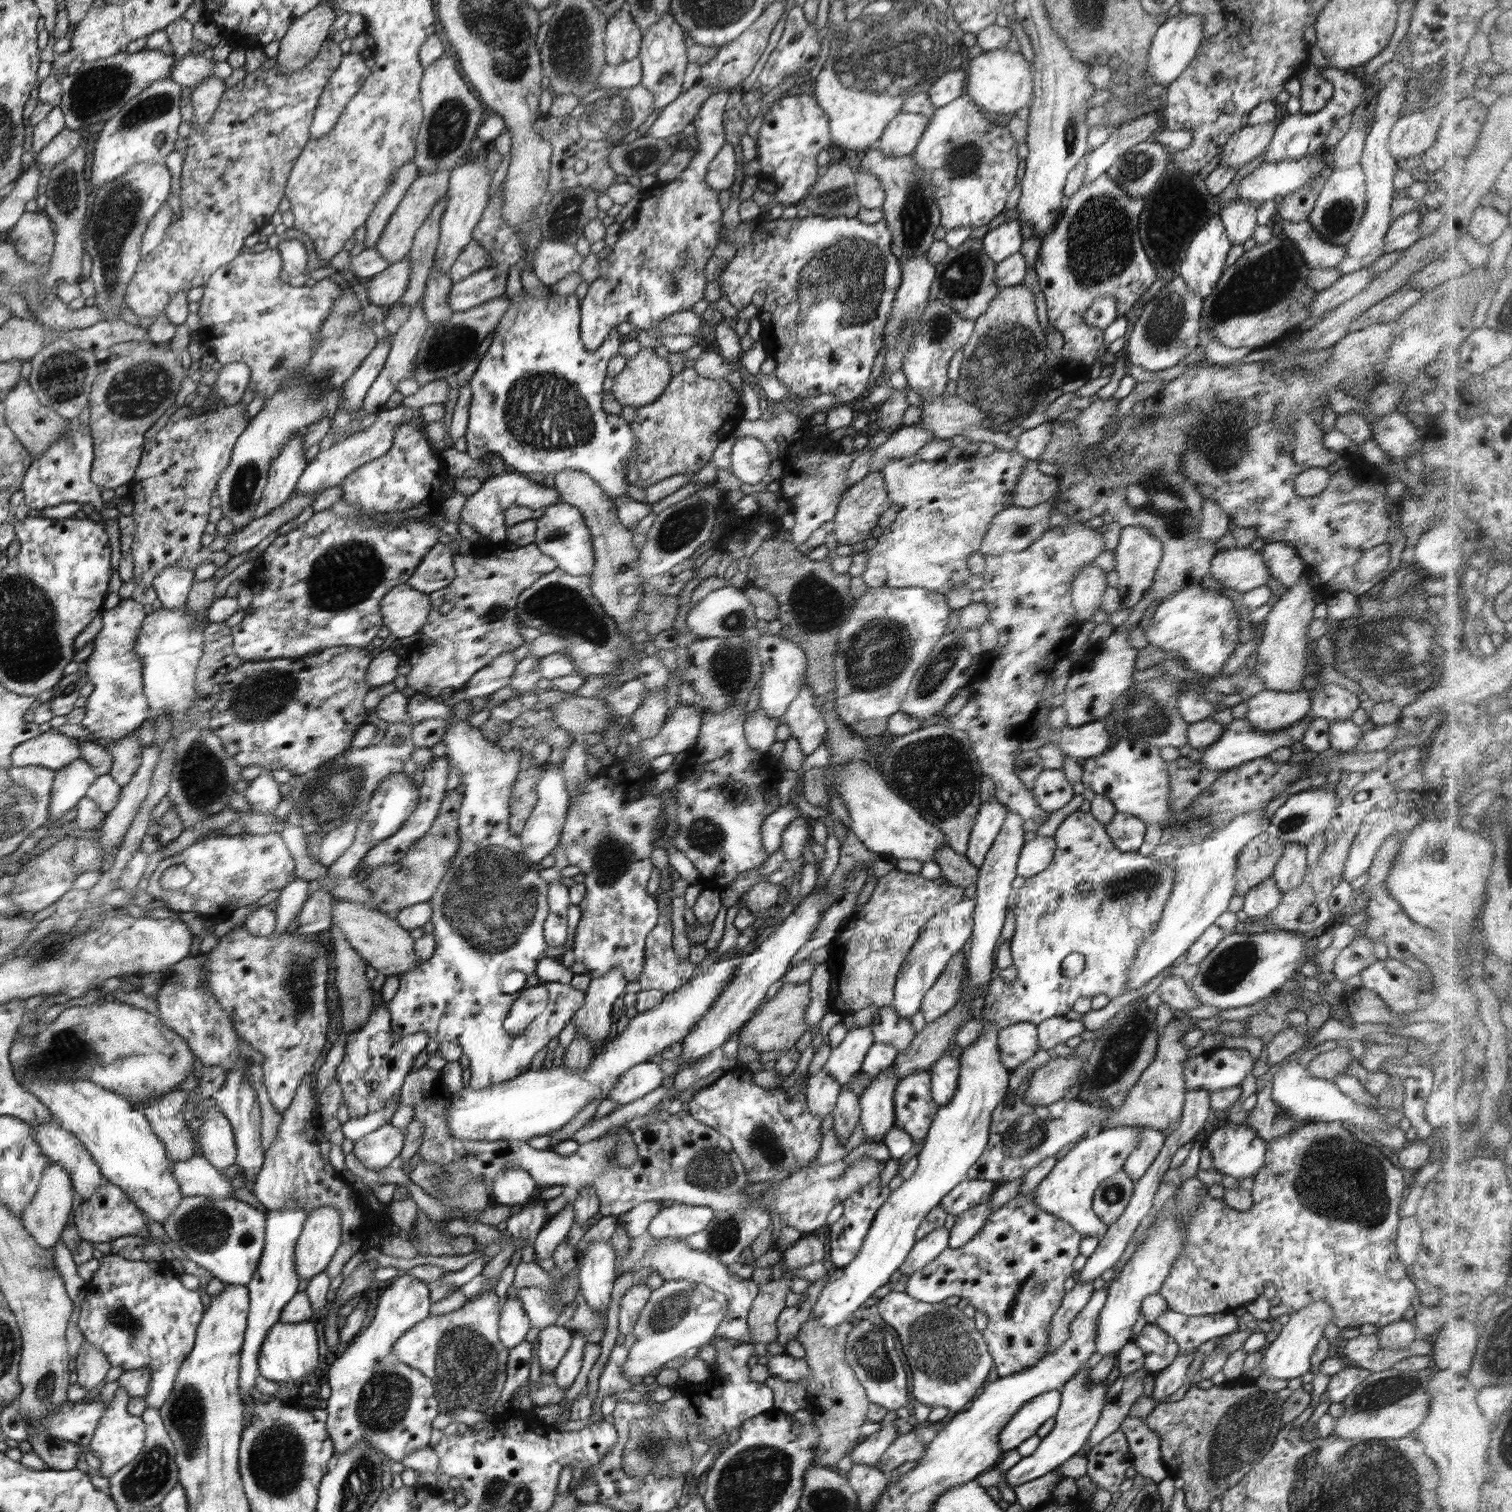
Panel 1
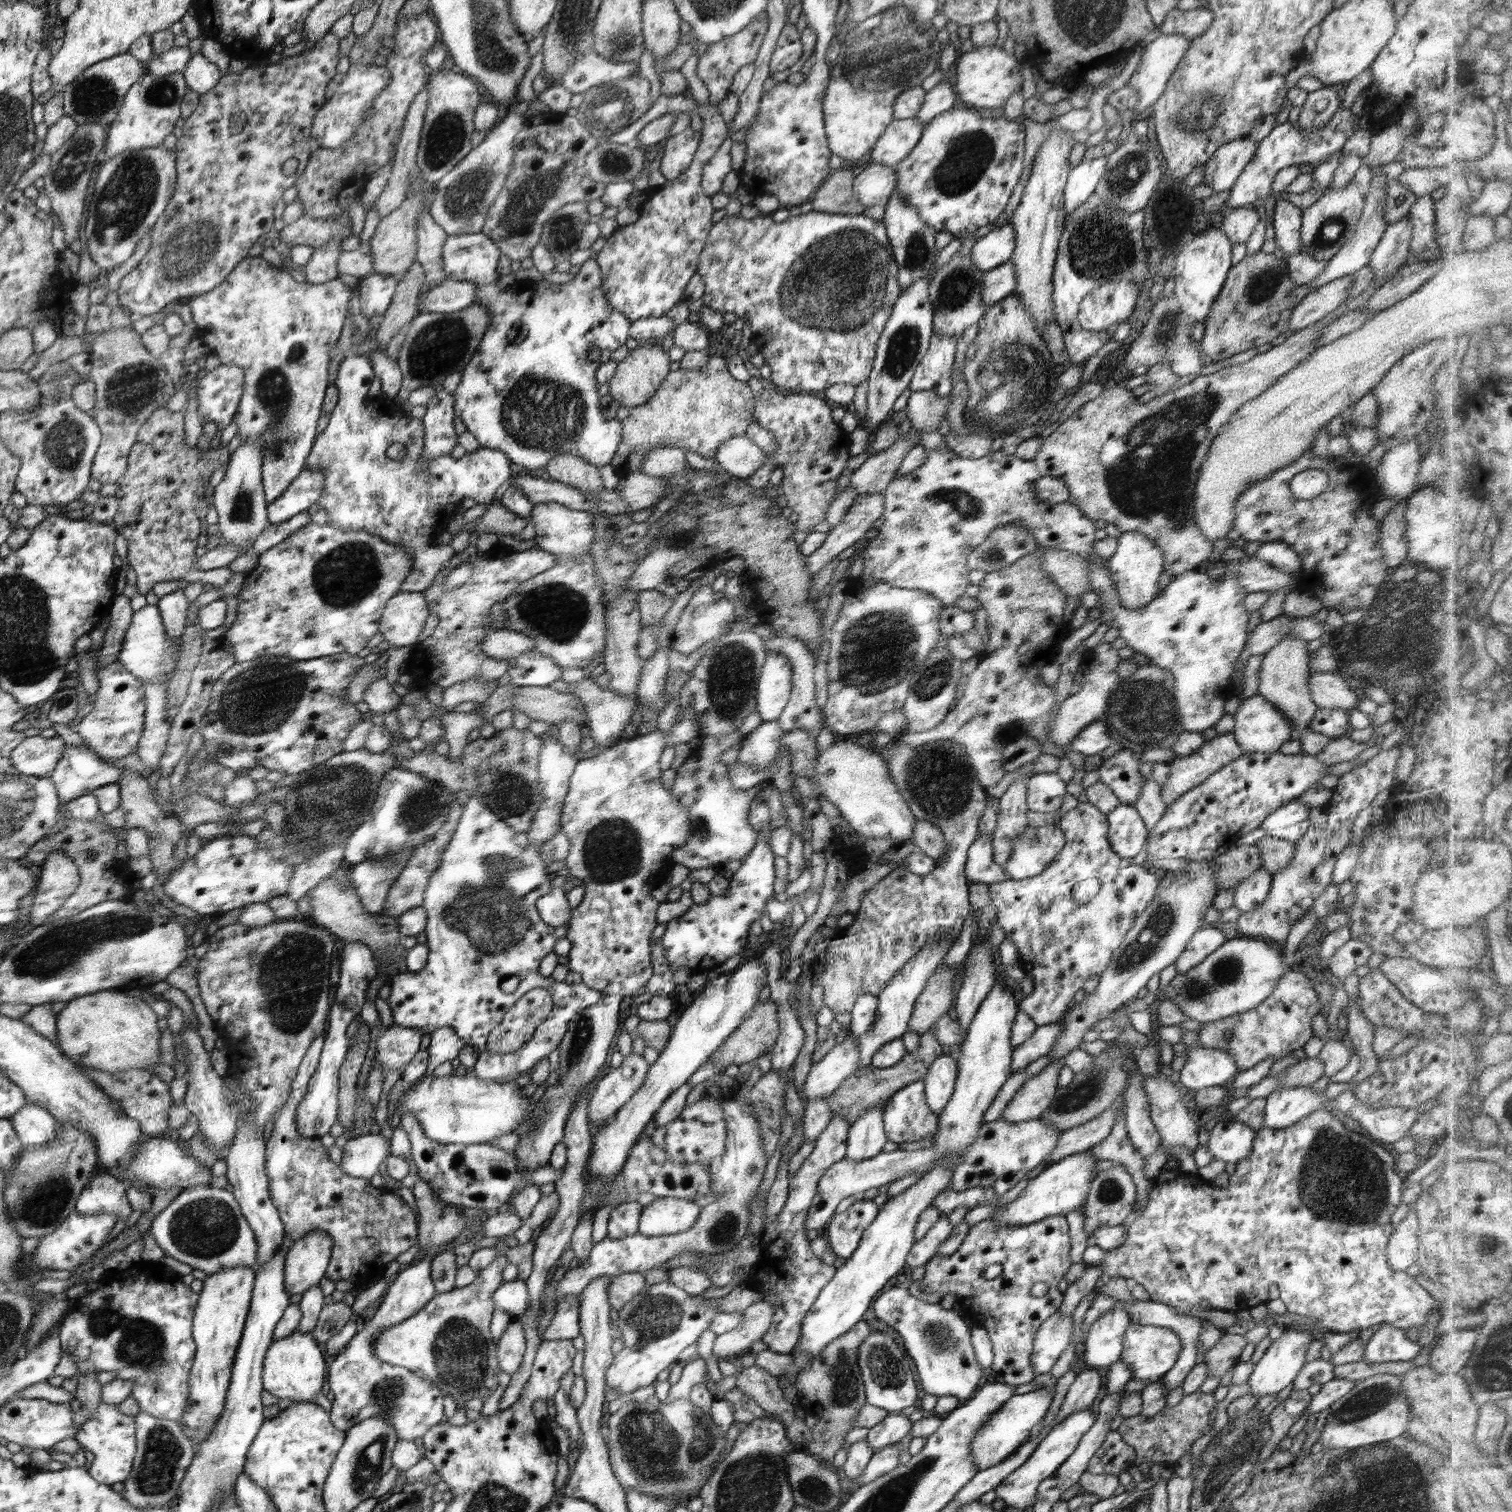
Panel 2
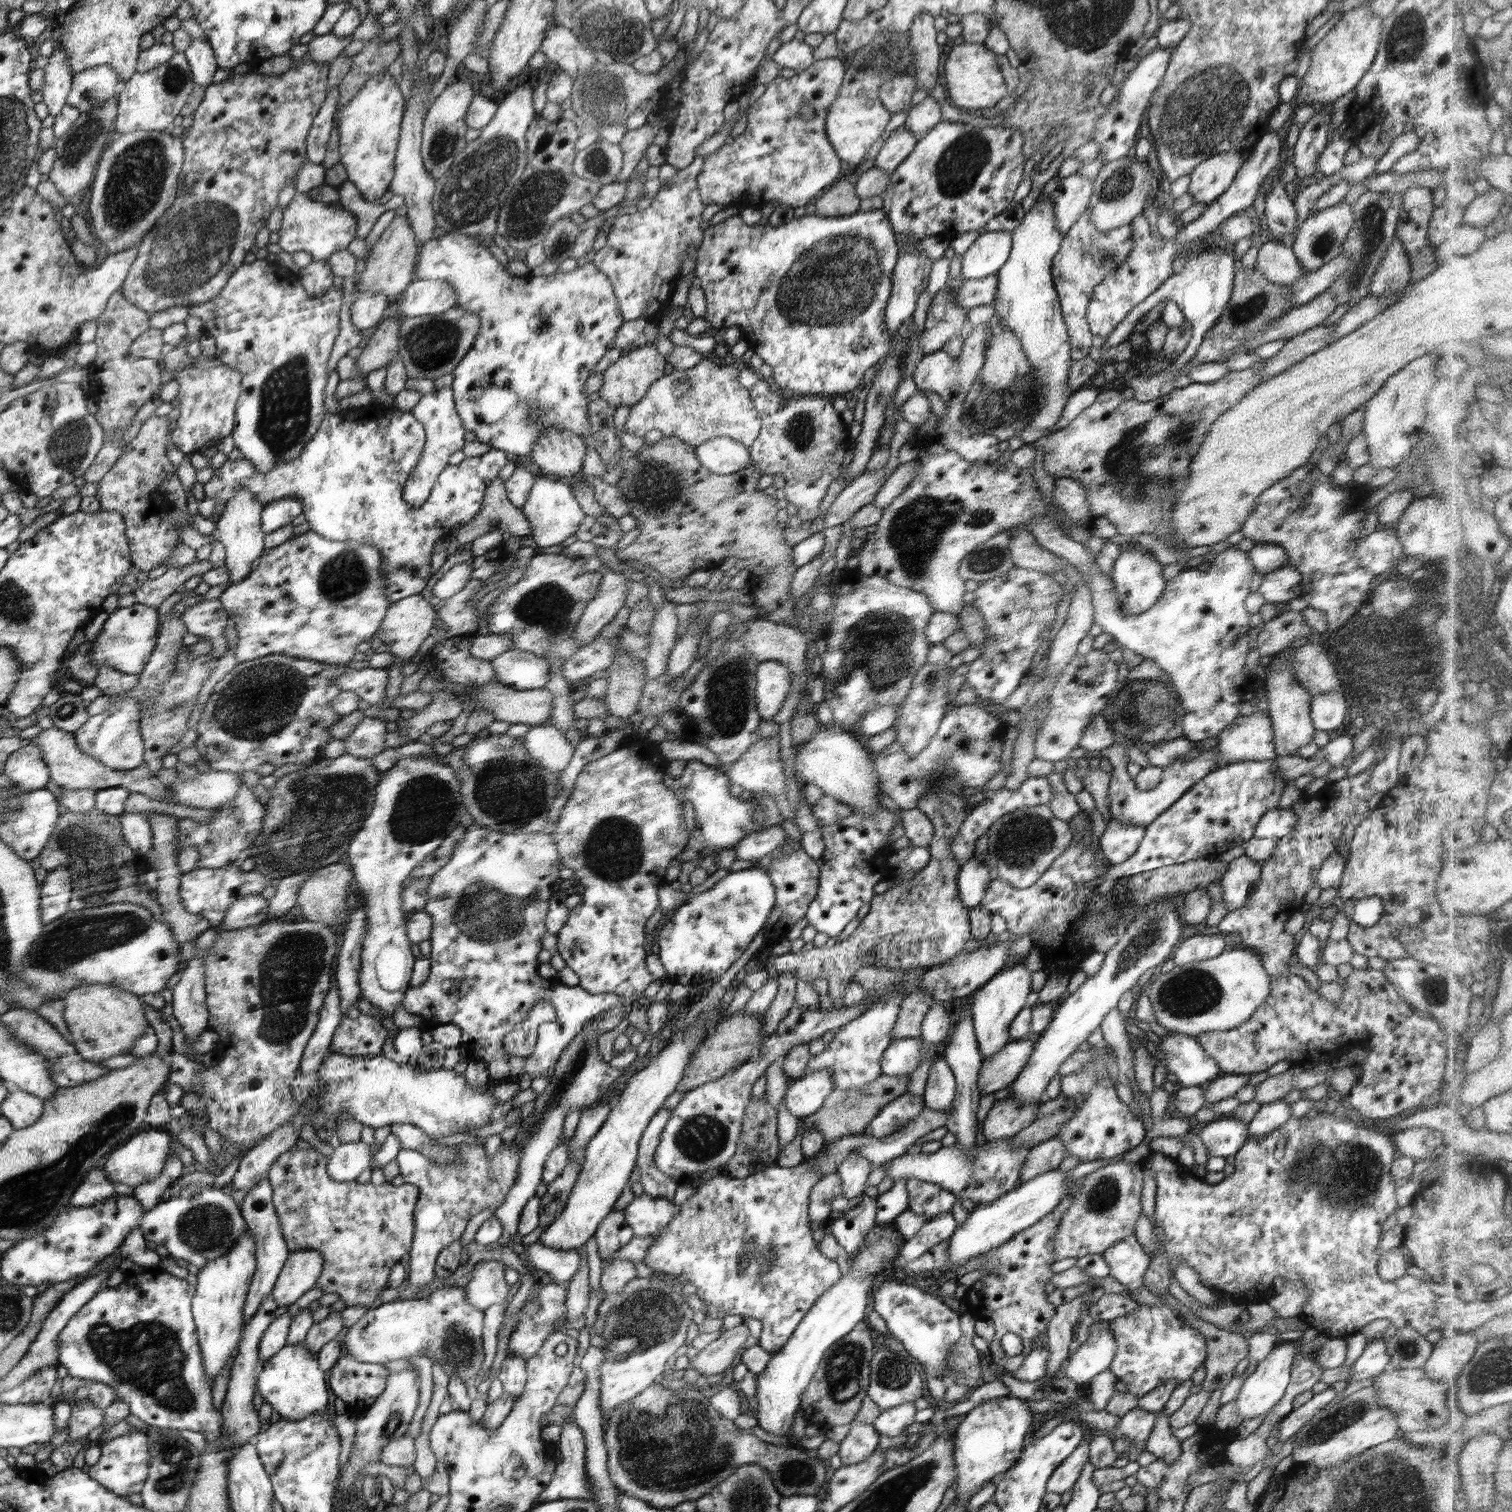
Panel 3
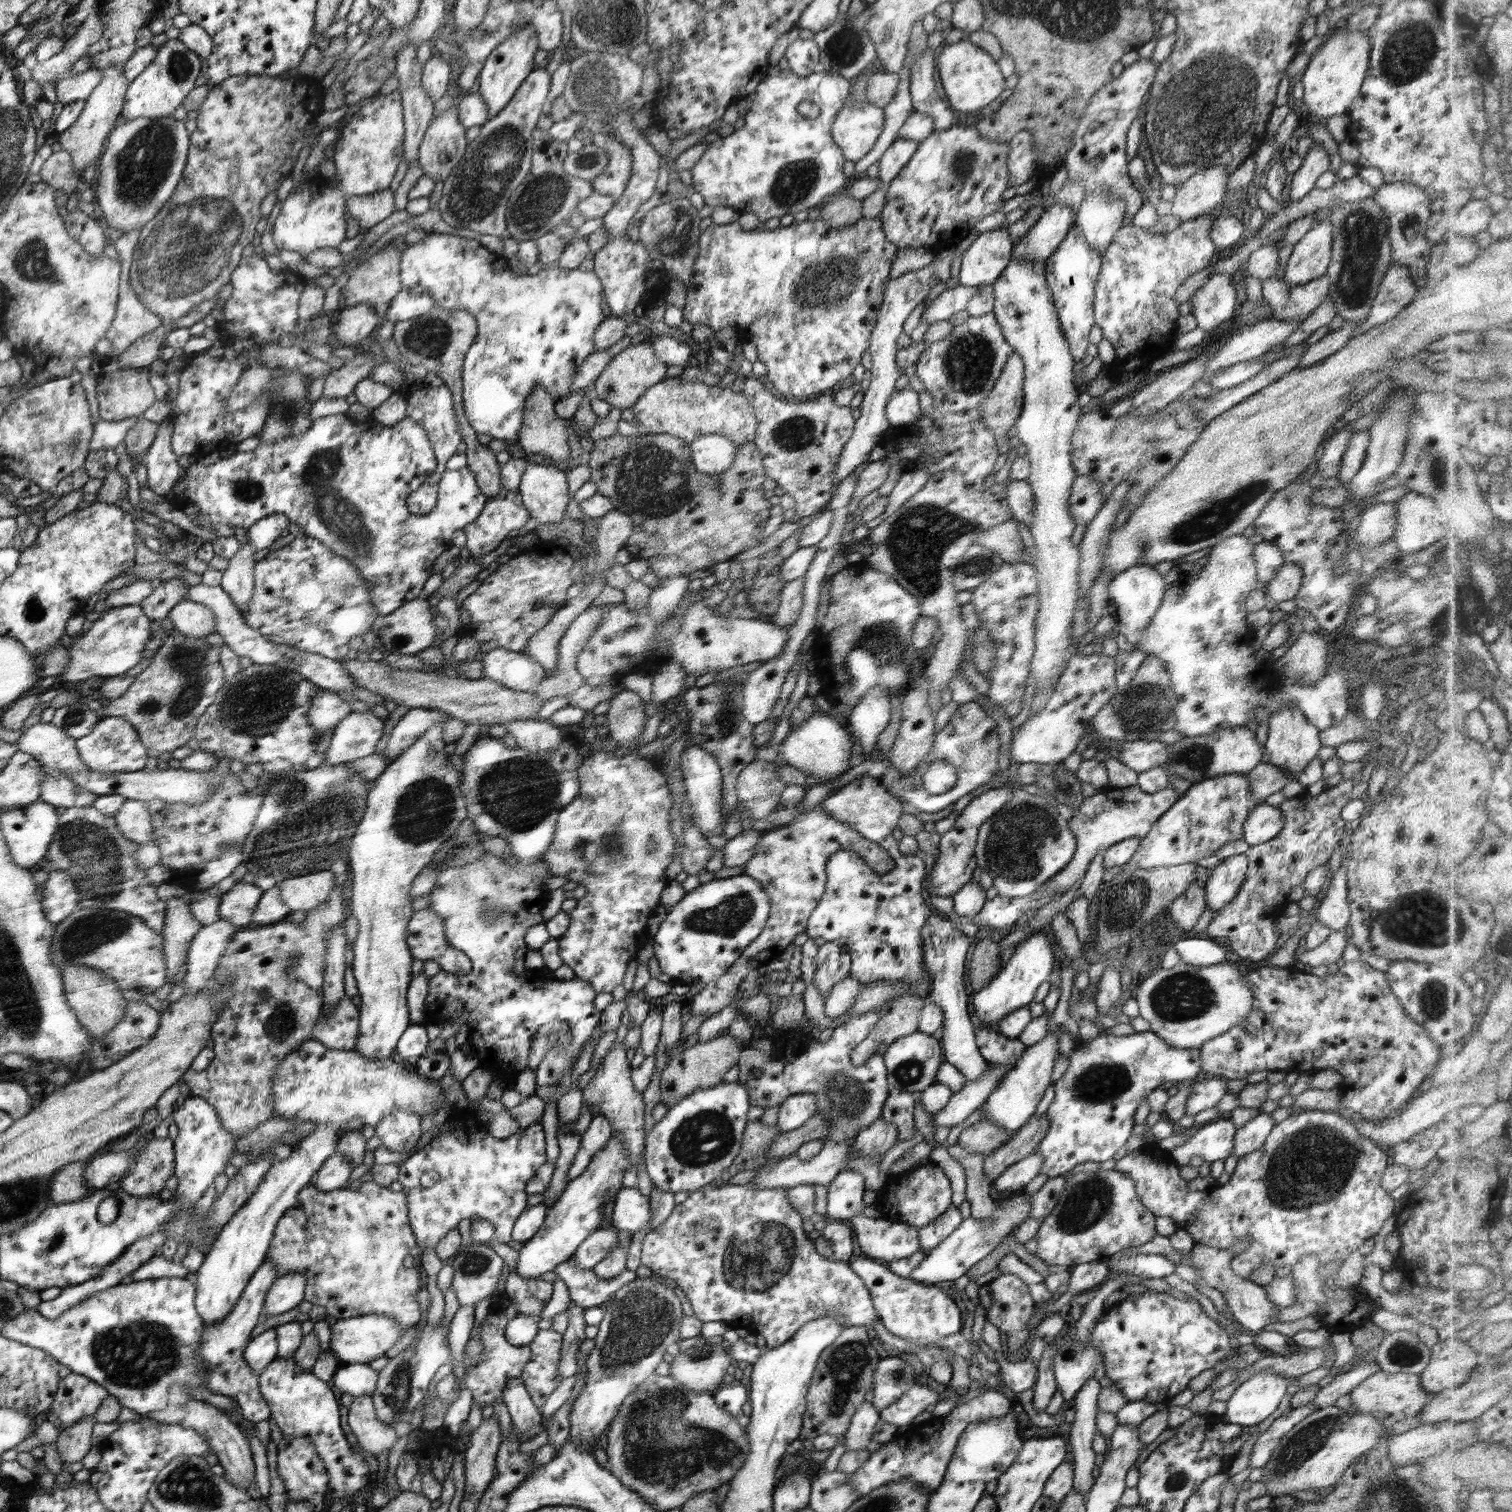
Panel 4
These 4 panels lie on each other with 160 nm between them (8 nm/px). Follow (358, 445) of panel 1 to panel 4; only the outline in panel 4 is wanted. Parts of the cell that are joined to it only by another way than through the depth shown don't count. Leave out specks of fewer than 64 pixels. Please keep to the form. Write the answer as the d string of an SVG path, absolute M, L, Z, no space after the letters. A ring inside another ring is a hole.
M285 514L268 515L247 529L250 544L256 552L272 546L291 522Z

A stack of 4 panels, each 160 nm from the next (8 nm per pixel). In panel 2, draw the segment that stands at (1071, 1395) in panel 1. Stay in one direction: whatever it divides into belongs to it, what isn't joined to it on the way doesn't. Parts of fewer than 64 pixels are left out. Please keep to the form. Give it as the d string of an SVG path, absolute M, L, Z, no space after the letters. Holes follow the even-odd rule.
M1088 1409L1072 1413L1057 1425L1051 1428L1051 1431L1037 1444L1034 1452L1024 1461L1014 1472L1011 1472L1000 1484L995 1488L996 1496L1006 1504L1006 1508L1013 1507L1020 1510L1026 1510L1034 1504L1034 1496L1036 1496L1037 1486L1052 1476L1057 1468L1063 1466L1064 1461L1076 1450L1078 1443L1085 1432L1095 1423L1092 1411Z

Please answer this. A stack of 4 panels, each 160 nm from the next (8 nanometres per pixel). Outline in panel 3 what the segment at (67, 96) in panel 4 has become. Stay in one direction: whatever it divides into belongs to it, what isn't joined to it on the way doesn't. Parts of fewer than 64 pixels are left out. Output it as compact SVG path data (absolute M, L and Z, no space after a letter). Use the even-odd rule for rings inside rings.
M109 66L88 69L73 76L67 104L84 114L120 95L123 87L124 81Z

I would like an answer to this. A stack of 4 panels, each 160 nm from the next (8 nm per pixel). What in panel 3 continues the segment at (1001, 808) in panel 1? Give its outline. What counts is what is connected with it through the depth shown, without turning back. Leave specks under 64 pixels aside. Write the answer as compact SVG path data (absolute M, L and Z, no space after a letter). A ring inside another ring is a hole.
M975 856L959 868L957 887L965 907L972 910L981 904L990 881L988 866Z

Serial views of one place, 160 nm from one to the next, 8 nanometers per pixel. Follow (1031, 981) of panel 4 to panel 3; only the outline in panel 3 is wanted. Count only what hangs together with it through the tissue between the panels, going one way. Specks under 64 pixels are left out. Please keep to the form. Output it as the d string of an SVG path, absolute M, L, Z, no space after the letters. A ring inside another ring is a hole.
M1021 961L1018 964L1007 965L984 986L976 989L970 1016L972 1017L974 1033L976 1033L978 1051L982 1055L983 1062L988 1057L1000 1052L1011 1041L1009 1035L1010 1024L1026 1006L1026 997L1032 991L1030 983L1032 973L1024 967L1023 961Z

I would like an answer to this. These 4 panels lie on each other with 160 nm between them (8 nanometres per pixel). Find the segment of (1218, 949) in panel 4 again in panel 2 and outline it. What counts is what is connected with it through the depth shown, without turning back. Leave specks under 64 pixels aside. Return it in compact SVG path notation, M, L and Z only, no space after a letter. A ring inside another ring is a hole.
M1218 927L1200 929L1188 941L1186 950L1175 962L1177 972L1184 973L1200 964L1209 954L1212 954L1226 938Z

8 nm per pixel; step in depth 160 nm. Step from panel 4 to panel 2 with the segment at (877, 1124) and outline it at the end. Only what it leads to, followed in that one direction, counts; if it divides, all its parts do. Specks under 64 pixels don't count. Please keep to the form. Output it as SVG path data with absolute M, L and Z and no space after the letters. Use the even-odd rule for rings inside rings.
M922 1081L904 1086L884 1106L883 1123L890 1142L932 1140L937 1114L928 1107Z

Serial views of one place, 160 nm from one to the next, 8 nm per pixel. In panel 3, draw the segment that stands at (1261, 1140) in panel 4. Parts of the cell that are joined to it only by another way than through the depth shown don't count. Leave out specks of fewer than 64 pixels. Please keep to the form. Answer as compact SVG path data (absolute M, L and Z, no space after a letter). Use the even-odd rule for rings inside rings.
M1282 1099L1270 1104L1264 1104L1258 1109L1256 1116L1247 1124L1249 1138L1265 1135L1282 1126L1293 1115L1290 1113L1290 1105Z

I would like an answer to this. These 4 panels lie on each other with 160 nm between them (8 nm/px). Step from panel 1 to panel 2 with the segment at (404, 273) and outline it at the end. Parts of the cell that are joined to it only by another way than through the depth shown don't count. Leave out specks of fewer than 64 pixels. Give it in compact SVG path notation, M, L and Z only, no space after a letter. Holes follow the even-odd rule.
M374 272L361 277L358 291L364 316L384 314L393 302L397 287L396 277L389 274Z

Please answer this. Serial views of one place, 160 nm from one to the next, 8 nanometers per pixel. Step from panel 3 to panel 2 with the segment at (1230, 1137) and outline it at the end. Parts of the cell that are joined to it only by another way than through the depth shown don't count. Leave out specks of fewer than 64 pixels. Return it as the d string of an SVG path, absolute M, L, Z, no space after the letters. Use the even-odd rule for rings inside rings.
M1237 1120L1219 1121L1210 1131L1208 1148L1215 1160L1238 1165L1252 1152L1257 1131Z

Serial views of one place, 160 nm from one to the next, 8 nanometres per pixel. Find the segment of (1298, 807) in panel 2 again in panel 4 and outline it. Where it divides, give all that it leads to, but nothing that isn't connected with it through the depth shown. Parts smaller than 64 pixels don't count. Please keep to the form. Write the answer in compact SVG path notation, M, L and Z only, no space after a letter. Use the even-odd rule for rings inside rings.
M1262 802L1249 812L1243 824L1242 840L1250 847L1266 843L1278 836L1285 818L1279 807Z

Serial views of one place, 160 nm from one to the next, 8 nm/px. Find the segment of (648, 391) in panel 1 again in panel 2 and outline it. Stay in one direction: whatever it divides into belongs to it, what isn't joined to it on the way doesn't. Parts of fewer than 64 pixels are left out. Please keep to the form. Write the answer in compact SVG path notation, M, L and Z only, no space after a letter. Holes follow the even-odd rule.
M654 342L629 351L623 360L617 361L616 372L608 381L609 393L622 406L633 408L648 403L670 372L670 362L668 353Z

